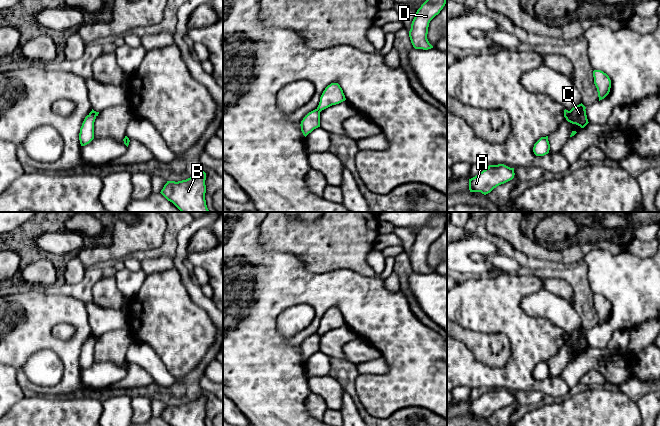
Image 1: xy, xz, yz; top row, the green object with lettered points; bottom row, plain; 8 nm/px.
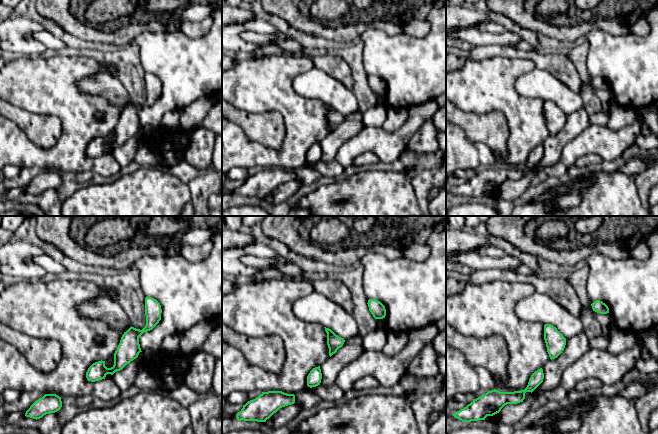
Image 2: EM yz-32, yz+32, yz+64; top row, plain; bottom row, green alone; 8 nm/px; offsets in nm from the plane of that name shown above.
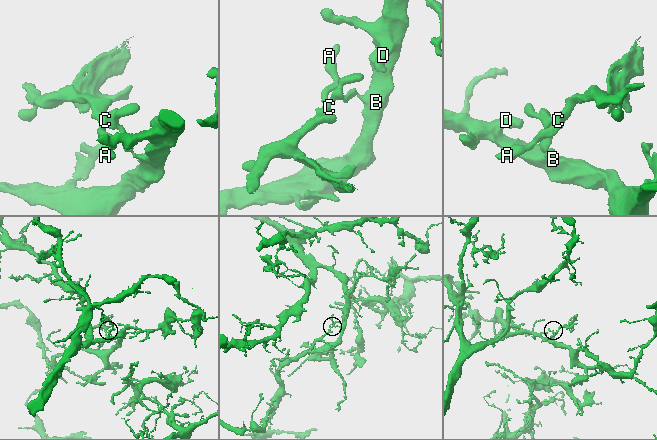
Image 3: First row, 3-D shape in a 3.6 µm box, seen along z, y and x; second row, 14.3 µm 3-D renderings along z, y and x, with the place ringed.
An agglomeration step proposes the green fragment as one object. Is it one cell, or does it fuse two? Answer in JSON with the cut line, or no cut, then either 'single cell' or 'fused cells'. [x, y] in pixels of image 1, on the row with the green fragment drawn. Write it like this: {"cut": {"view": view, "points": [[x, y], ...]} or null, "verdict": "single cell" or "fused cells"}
{"cut": {"view": "xz", "points": [[317, 108], [320, 111]]}, "verdict": "fused cells"}

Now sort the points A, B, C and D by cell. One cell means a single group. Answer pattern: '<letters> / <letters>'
A C / B D

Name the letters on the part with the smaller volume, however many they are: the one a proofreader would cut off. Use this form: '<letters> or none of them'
A, C

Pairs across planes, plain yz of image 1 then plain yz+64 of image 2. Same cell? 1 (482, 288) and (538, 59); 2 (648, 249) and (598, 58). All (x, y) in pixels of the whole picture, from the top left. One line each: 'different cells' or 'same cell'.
1: different cells
2: different cells

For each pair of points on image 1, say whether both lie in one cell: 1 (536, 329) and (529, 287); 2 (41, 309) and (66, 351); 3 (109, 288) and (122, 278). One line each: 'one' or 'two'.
1: one
2: one
3: two

